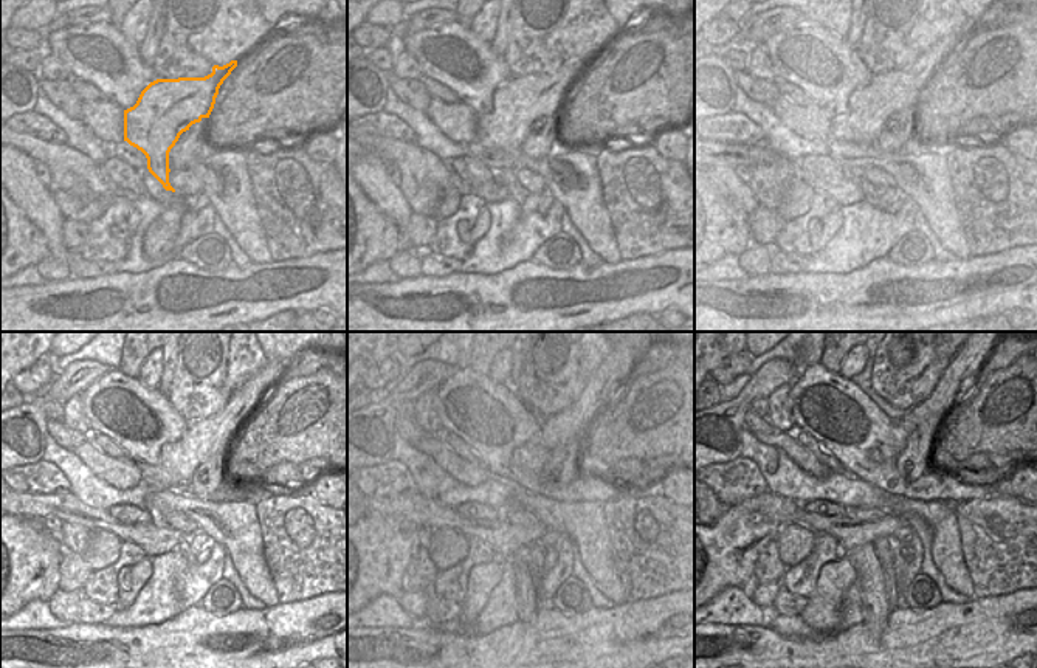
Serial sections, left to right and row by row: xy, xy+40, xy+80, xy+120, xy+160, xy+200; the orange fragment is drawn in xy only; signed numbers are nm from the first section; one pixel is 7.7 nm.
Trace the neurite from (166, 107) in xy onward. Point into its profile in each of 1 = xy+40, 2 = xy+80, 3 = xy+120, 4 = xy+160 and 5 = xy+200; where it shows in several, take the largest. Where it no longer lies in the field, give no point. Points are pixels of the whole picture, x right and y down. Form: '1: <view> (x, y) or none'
1: xy+40 (518, 103)
2: xy+80 (868, 107)
3: xy+120 (203, 437)
4: xy+160 (616, 369)
5: xy+200 (968, 363)

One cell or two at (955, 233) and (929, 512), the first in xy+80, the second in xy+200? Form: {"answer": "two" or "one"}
{"answer": "one"}

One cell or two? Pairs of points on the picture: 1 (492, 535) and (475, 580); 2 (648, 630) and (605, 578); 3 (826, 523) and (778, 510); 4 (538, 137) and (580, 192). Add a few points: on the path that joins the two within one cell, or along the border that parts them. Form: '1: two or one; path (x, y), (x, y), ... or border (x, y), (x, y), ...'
1: two; border (496, 555), (504, 557)
2: two; border (623, 602), (616, 605)
3: one; path (814, 521), (791, 512)
4: two; border (520, 151), (530, 157), (544, 157), (555, 151)

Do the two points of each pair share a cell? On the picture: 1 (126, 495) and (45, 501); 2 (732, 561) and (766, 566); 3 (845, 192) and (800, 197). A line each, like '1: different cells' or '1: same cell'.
1: different cells
2: different cells
3: different cells

